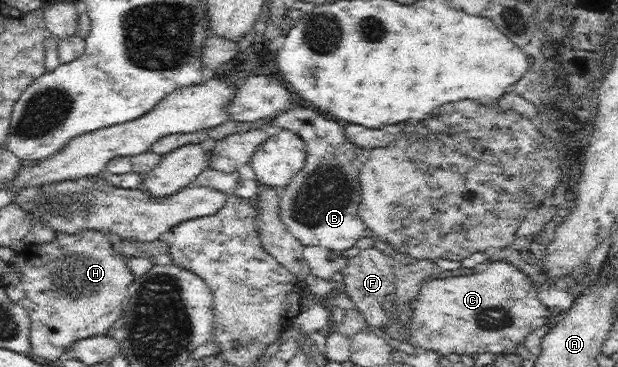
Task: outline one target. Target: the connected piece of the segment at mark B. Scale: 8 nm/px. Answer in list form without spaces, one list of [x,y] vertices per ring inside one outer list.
[[[288,109],[271,119],[268,129],[272,131],[288,130],[299,135],[305,144],[305,165],[300,169],[291,182],[285,187],[280,199],[279,213],[281,221],[287,226],[288,232],[293,234],[302,245],[319,246],[332,254],[345,253],[353,248],[363,237],[366,225],[359,218],[357,209],[361,203],[362,192],[359,182],[360,168],[363,161],[367,161],[369,152],[350,143],[344,133],[344,123],[335,119],[327,119],[329,115],[319,115],[316,109]]]

